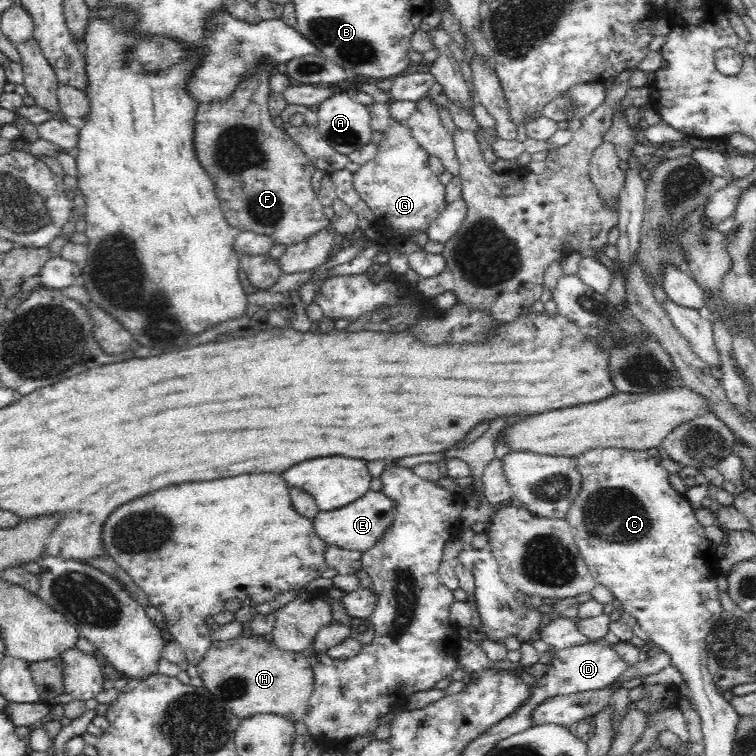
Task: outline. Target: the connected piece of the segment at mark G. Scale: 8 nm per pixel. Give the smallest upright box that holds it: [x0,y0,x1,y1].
[353,118,448,244]

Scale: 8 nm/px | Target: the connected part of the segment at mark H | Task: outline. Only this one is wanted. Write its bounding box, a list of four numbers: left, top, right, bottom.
[196,633,314,723]

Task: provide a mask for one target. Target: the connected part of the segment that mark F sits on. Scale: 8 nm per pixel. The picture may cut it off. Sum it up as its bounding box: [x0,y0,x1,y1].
[194,59,330,246]

